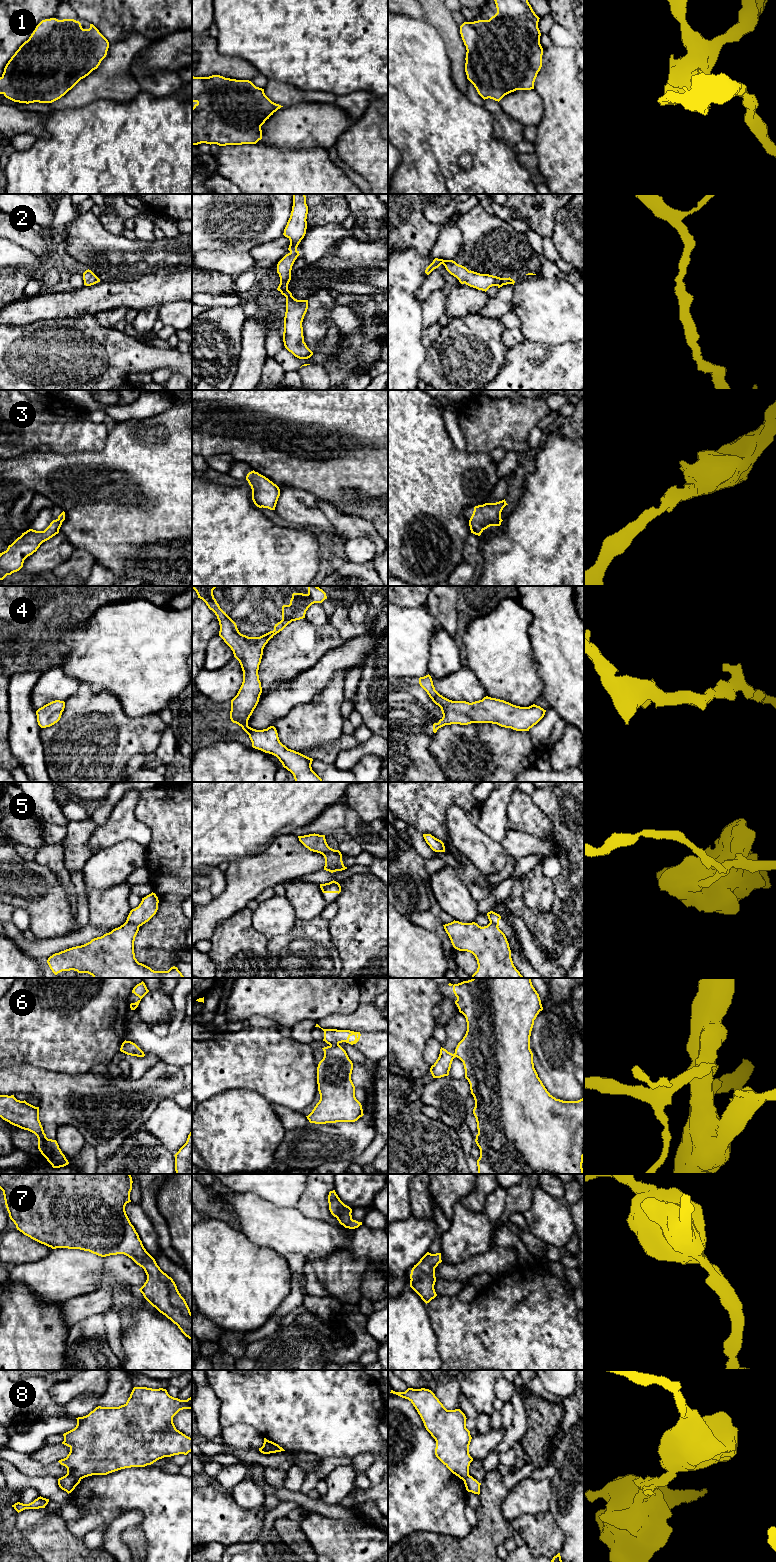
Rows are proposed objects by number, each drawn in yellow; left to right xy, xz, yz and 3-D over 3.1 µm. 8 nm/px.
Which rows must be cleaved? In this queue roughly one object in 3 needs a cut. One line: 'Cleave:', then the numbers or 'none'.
Cleave: 5, 6, 8

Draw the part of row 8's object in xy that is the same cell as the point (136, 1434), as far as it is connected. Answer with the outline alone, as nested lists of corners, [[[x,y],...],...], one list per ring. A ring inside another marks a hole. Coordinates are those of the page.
[[[134,1387],[124,1405],[98,1406],[88,1415],[76,1418],[76,1427],[63,1434],[62,1444],[68,1446],[70,1452],[58,1462],[67,1468],[66,1475],[83,1479],[92,1475],[107,1475],[125,1468],[145,1467],[164,1457],[187,1455],[192,1451],[192,1438],[177,1430],[173,1423],[173,1417],[183,1409],[192,1409],[192,1395],[187,1400],[180,1400],[170,1396],[163,1388]]]

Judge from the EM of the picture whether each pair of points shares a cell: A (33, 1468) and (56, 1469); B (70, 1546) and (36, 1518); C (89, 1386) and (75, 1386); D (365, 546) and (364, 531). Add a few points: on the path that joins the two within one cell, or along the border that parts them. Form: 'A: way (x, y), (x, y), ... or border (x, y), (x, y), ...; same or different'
A: way (39, 1469), (50, 1469); same
B: way (62, 1544), (44, 1526); same
C: way (86, 1386), (78, 1386); same
D: border (348, 538), (368, 537), (374, 544), (376, 554); different

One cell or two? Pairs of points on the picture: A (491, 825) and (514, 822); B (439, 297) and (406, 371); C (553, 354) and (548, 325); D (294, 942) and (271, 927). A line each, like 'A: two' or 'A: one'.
A: two
B: two
C: two
D: two

